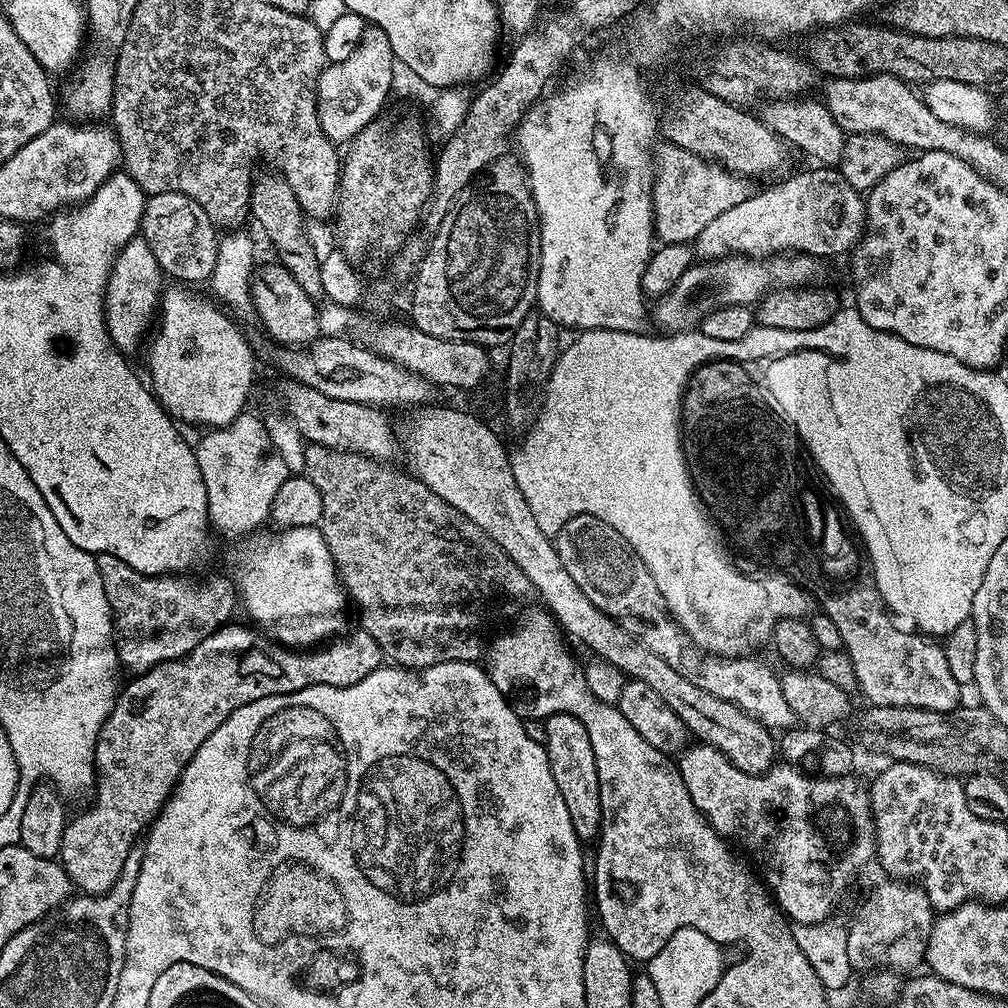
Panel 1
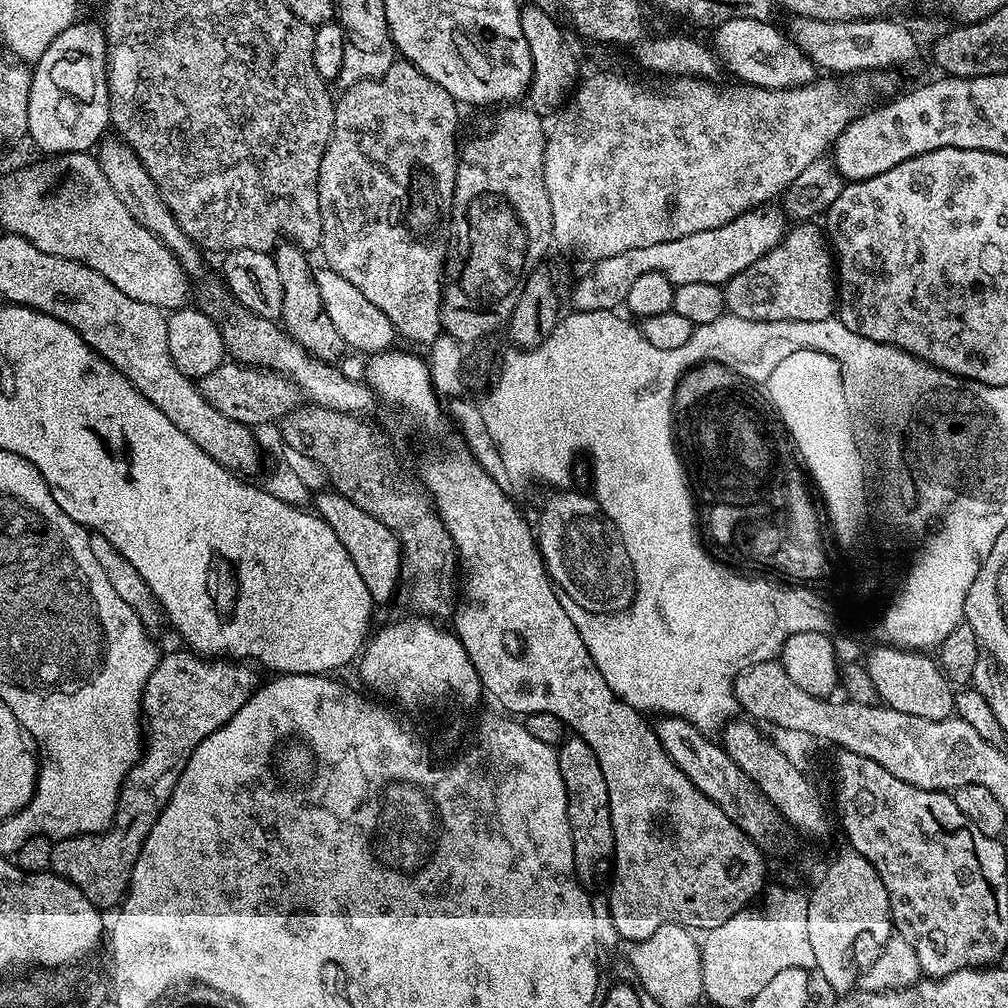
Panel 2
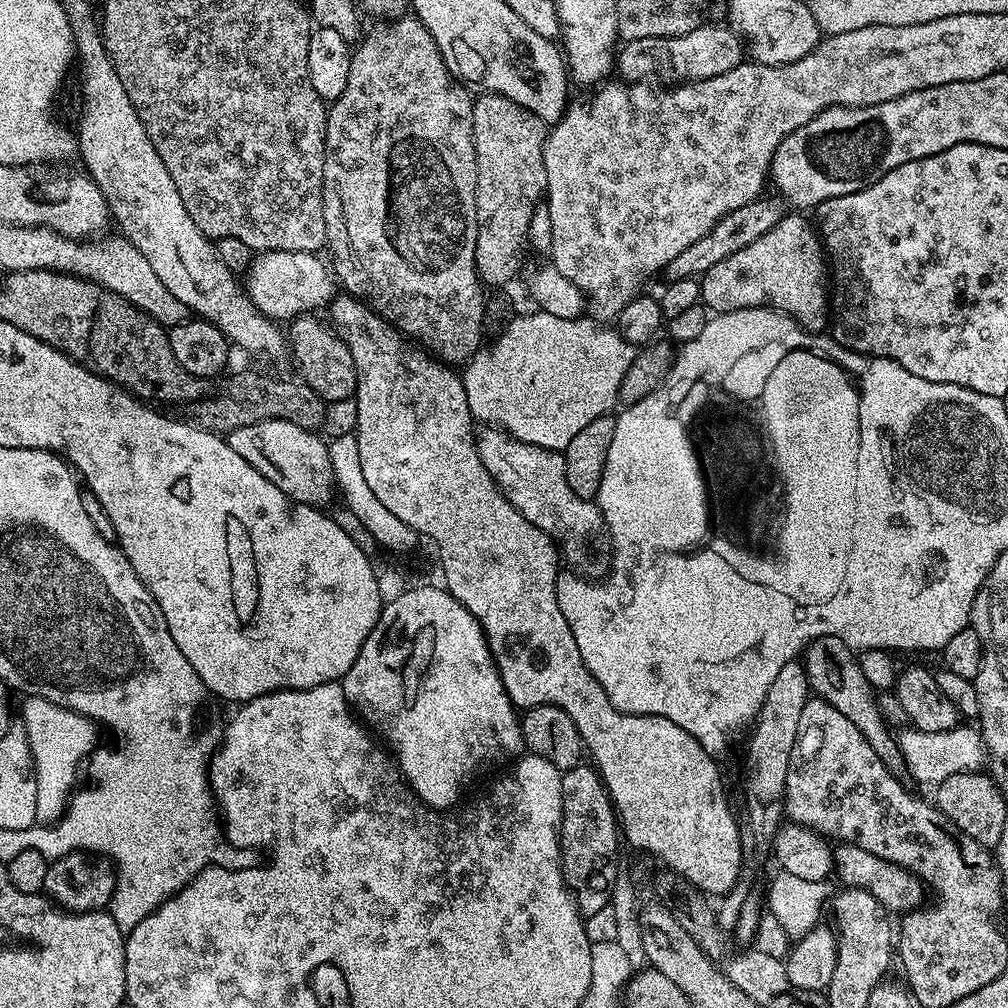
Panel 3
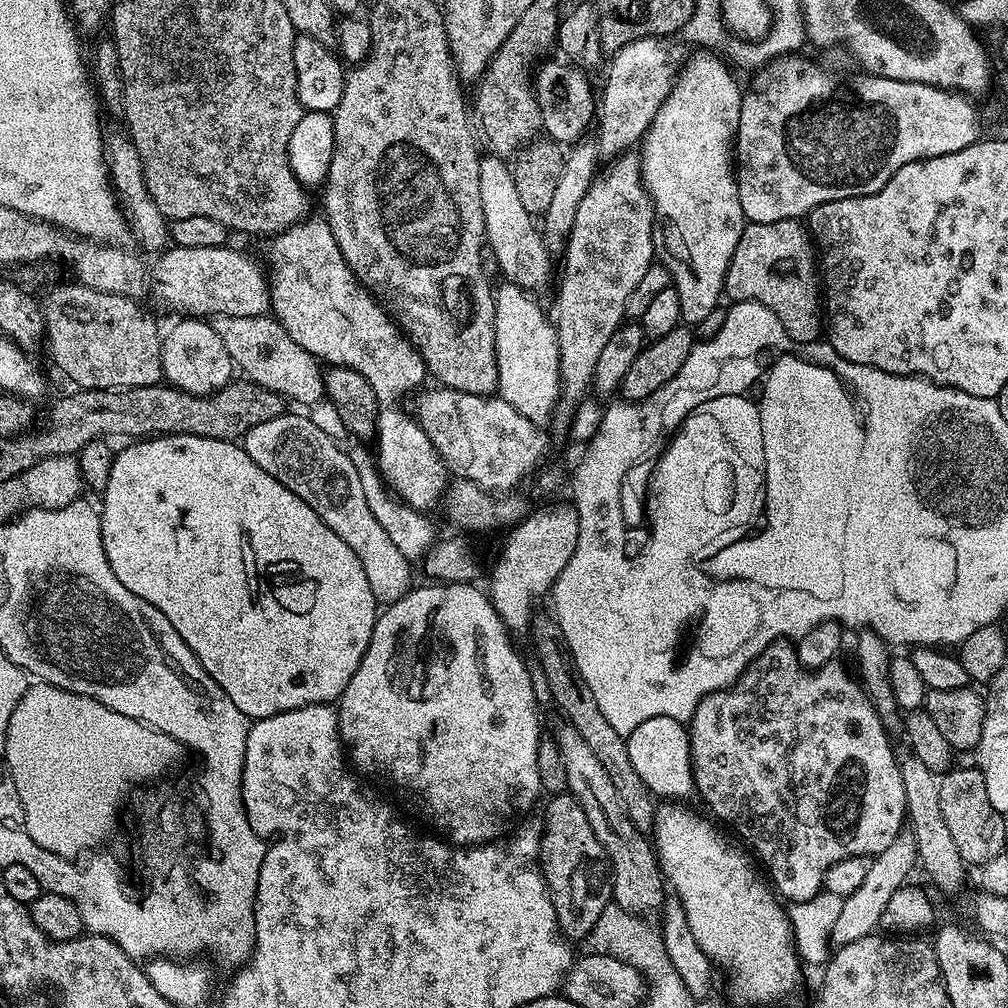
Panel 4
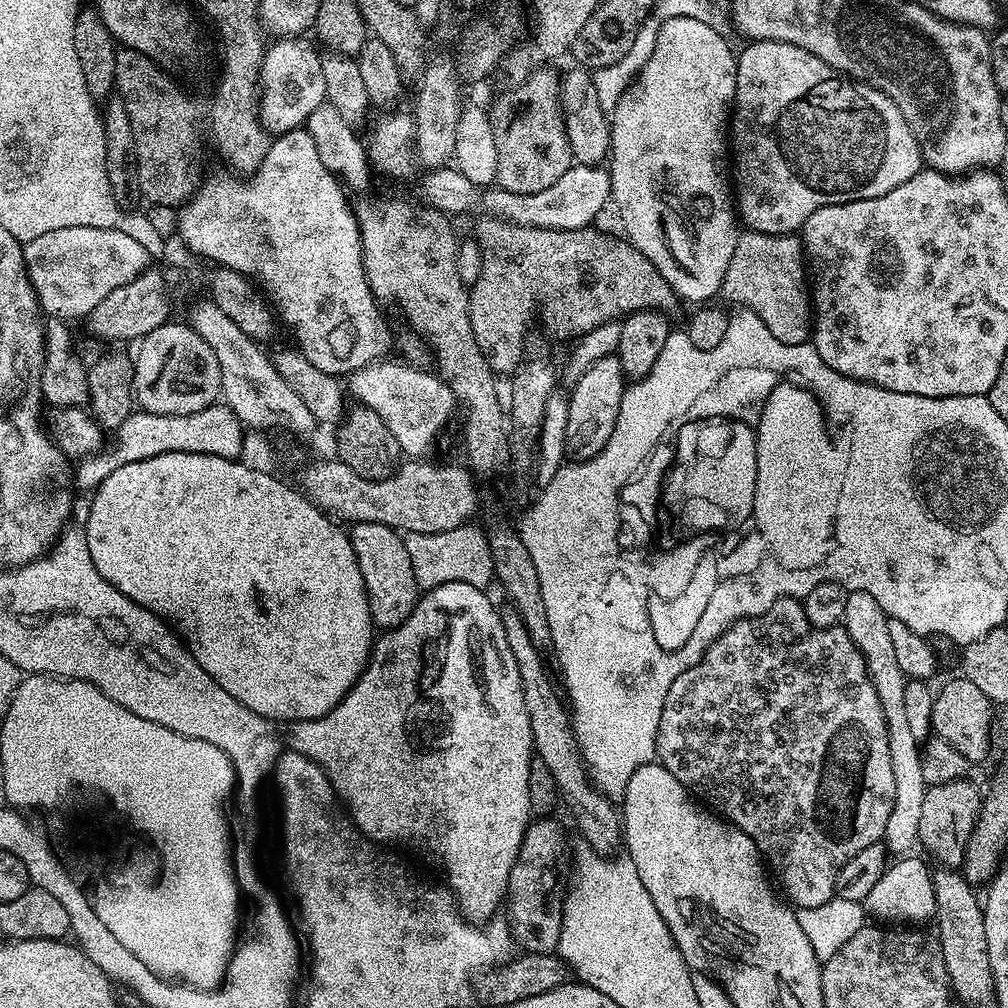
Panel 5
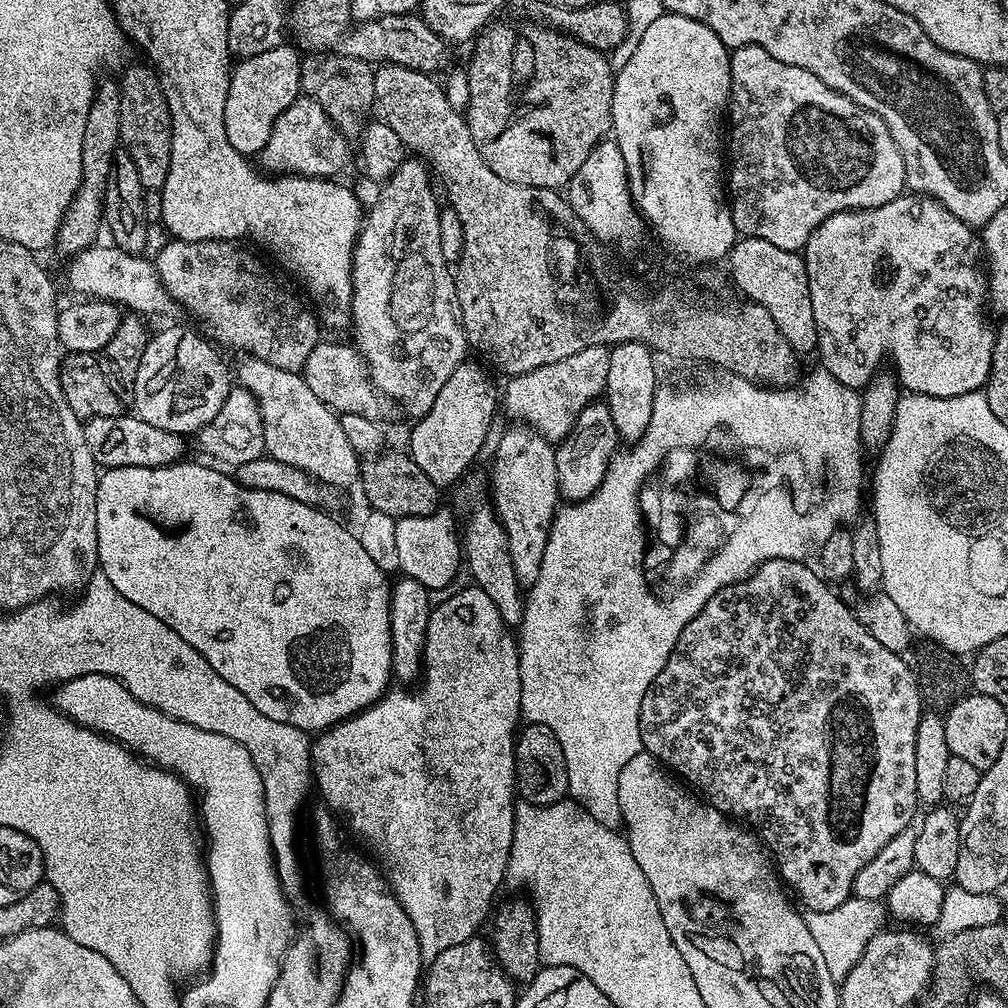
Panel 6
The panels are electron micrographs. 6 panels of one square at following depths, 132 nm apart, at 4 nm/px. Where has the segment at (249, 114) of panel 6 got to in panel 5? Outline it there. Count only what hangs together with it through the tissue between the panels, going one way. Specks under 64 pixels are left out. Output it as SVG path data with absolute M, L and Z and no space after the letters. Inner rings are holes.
M303 35L285 36L267 45L264 61L260 67L259 83L262 85L262 103L258 111L264 129L269 134L289 132L307 125L310 114L318 110L328 99L326 77L322 74L321 49L306 40Z

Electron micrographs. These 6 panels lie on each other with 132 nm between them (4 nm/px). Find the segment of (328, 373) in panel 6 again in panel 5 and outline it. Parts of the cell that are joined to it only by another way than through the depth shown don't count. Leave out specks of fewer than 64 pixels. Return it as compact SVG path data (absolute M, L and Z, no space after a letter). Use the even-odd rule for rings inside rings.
M385 358L375 364L362 366L347 377L346 388L351 395L353 392L360 399L357 401L363 407L374 410L374 414L378 414L378 418L390 426L390 434L394 434L405 457L424 458L429 455L428 451L439 438L440 431L447 426L452 411L458 408L458 398L439 375L431 371L423 372L420 366L408 362L399 363L395 364L392 358Z

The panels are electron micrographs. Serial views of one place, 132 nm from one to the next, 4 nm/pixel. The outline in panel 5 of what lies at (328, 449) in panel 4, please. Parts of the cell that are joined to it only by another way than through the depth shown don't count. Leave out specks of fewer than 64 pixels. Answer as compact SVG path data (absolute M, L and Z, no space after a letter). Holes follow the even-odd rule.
M362 521L351 525L350 539L362 570L373 625L380 630L396 628L416 609L416 601L422 595L422 589L416 584L410 554L404 545L405 537L385 524Z

